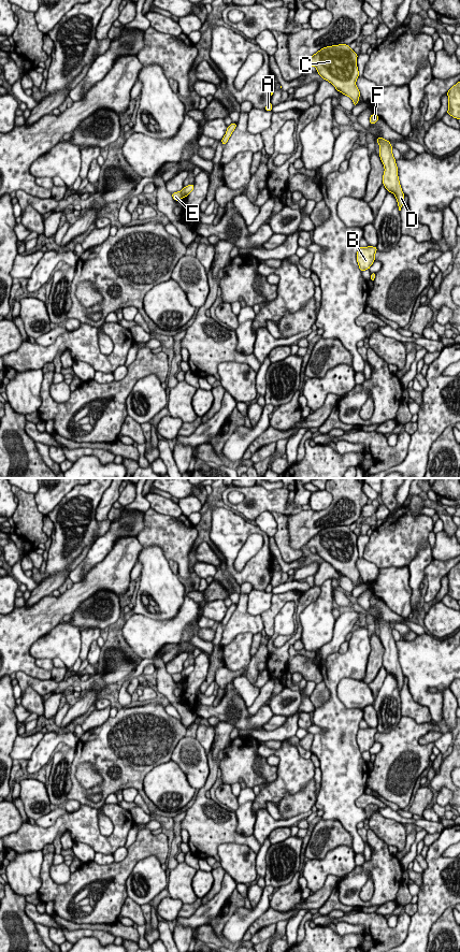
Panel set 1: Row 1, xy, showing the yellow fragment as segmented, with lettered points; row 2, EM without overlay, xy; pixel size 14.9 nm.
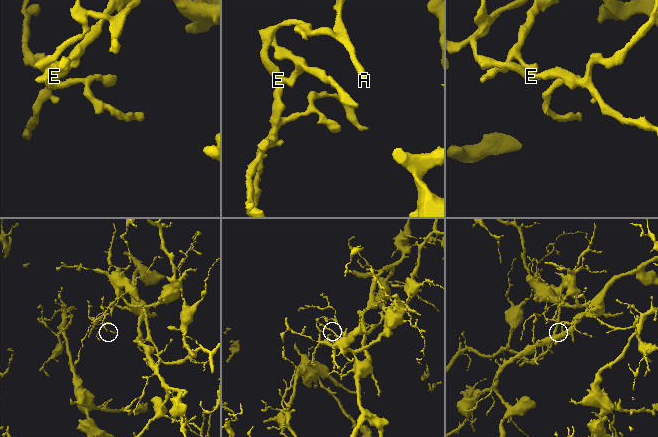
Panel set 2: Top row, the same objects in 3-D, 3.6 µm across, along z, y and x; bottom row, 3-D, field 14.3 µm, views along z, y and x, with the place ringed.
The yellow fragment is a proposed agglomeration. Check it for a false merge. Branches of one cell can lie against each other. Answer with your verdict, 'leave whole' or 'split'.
split

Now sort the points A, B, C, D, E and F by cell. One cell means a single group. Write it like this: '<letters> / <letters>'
A C D E F / B

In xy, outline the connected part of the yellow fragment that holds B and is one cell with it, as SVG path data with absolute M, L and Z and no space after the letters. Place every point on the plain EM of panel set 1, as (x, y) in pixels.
M368 727L368 729L359 729L357 733L357 744L359 746L360 752L369 751L370 748L375 742L375 734L377 733L377 729Z

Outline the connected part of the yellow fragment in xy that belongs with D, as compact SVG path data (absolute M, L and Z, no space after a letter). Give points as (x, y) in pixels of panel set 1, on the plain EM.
M376 619L376 621L379 625L379 638L385 649L383 666L386 668L387 673L396 677L399 692L401 692L404 684L404 675L399 663L398 648L392 636L392 628L390 626L390 622L384 619Z

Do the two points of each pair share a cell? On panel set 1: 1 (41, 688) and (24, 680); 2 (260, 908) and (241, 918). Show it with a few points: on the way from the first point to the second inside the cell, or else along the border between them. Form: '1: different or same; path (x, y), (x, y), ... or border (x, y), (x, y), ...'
1: same; path (37, 684), (28, 681)
2: same; path (256, 912), (245, 918)

